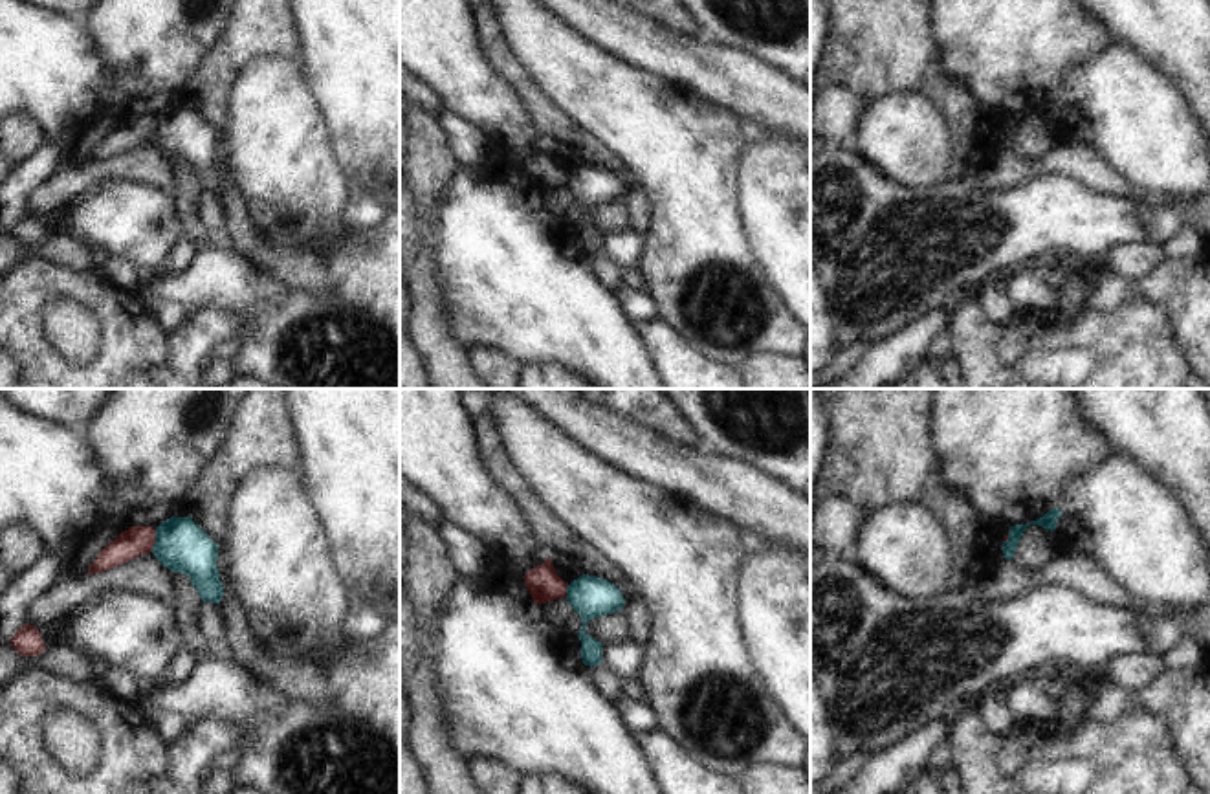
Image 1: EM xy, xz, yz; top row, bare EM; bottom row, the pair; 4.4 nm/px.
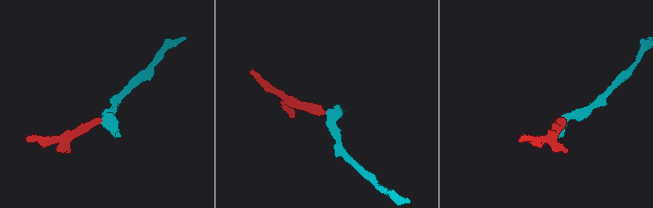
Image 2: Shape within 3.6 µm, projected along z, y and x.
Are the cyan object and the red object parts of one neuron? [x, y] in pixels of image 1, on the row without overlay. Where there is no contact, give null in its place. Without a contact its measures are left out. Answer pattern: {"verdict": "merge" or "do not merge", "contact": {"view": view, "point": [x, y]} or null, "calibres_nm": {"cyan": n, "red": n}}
{"verdict": "do not merge", "contact": {"view": "xy", "point": [156, 129]}, "calibres_nm": {"cyan": 220, "red": 130}}

